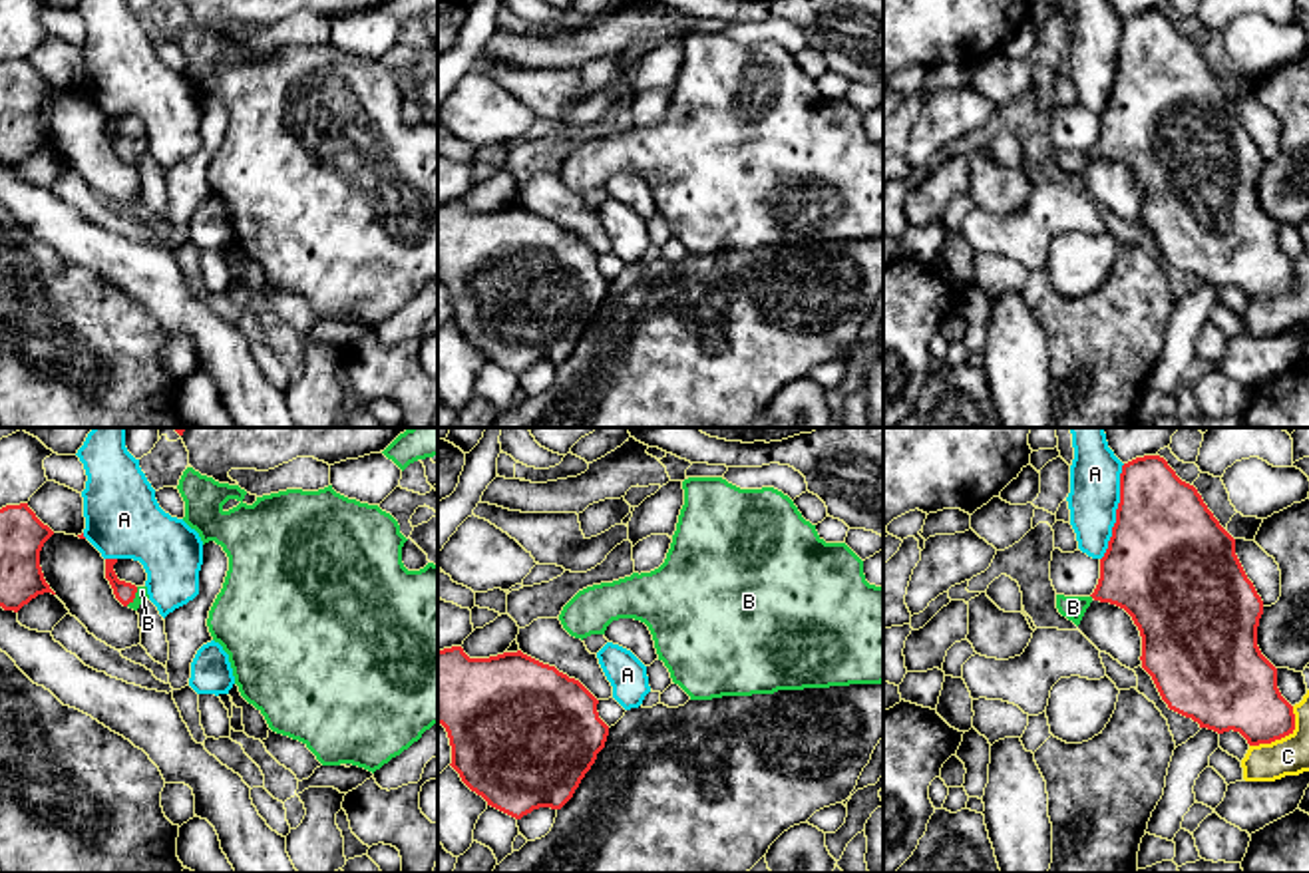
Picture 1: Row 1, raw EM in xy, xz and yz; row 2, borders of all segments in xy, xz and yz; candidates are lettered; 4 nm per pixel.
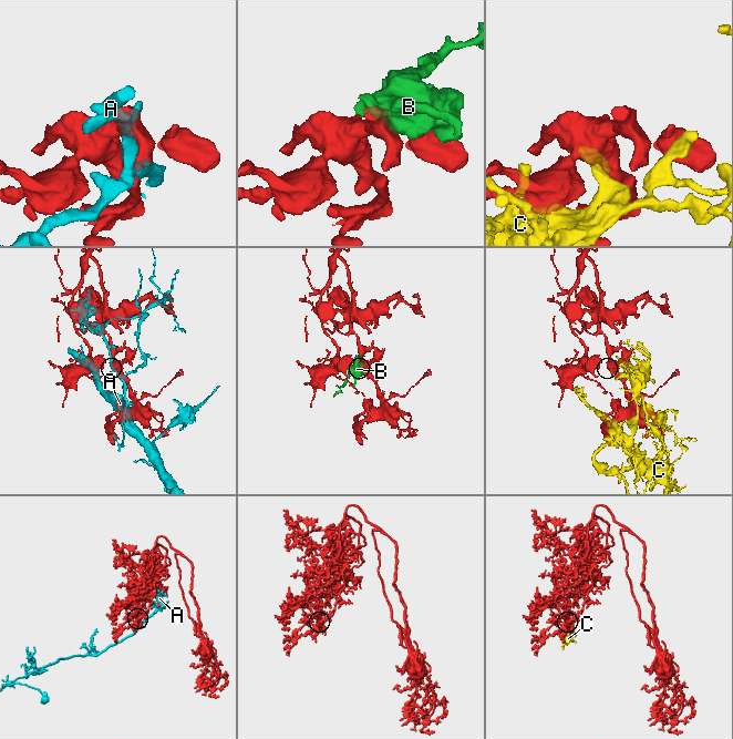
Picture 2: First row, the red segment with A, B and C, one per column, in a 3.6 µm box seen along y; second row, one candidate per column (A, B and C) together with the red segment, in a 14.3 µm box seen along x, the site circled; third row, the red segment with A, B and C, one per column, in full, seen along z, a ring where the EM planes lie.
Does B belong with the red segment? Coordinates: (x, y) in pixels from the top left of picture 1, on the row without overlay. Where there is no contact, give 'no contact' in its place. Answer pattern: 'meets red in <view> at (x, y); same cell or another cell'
meets red in xy at (134, 152); same cell

